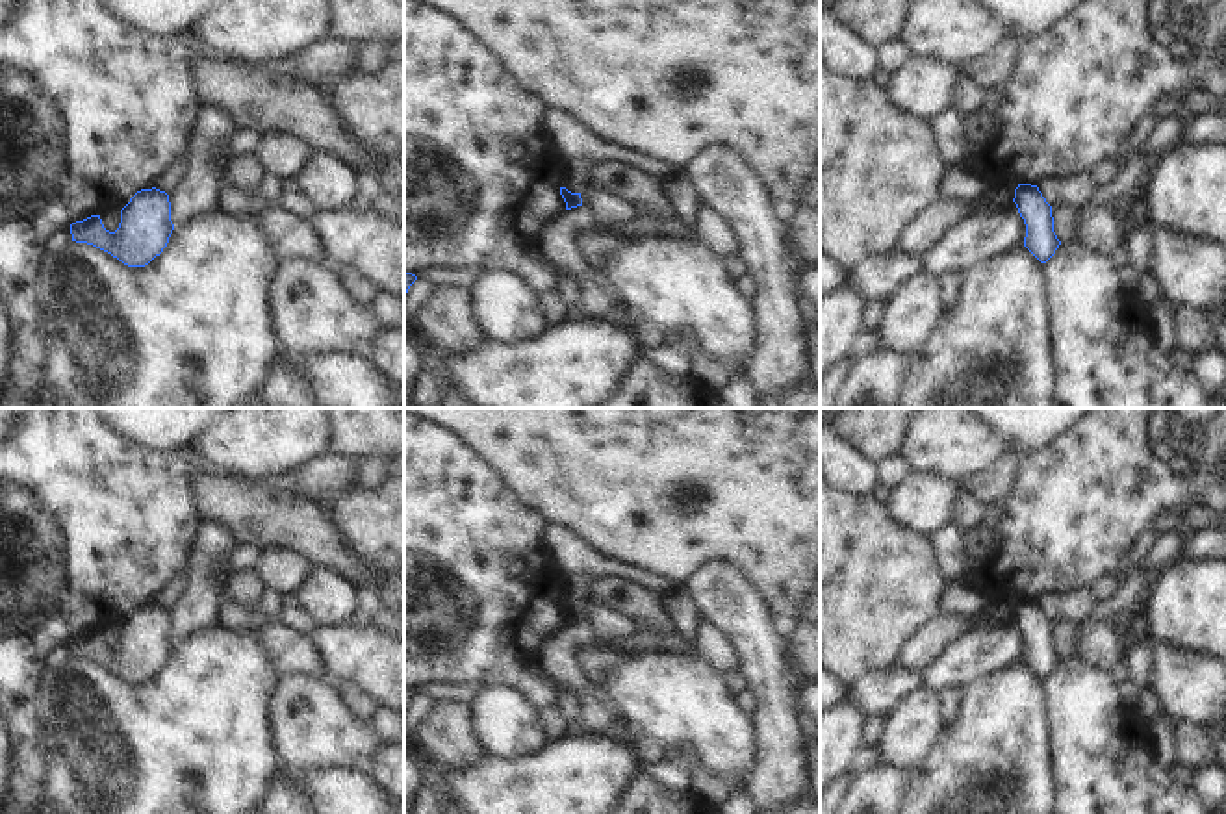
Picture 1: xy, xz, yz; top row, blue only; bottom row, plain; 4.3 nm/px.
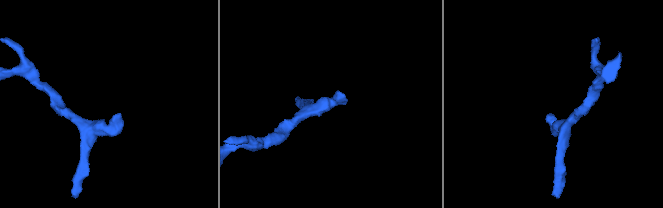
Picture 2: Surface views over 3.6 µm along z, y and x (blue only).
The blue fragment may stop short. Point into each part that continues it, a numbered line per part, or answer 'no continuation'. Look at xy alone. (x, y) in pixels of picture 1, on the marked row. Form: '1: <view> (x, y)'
no continuation

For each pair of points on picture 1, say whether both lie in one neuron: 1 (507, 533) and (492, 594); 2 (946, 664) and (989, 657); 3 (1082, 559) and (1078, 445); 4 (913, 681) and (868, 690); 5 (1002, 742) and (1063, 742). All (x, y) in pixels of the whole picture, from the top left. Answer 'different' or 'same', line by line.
1: same
2: same
3: same
4: same
5: different

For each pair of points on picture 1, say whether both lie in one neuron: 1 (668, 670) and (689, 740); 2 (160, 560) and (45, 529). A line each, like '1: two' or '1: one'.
1: one
2: one

